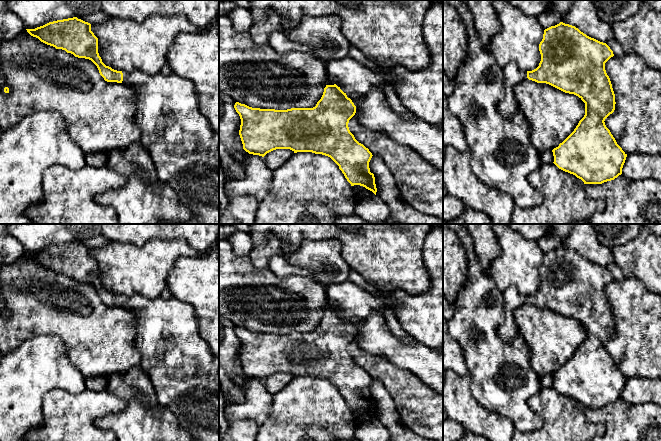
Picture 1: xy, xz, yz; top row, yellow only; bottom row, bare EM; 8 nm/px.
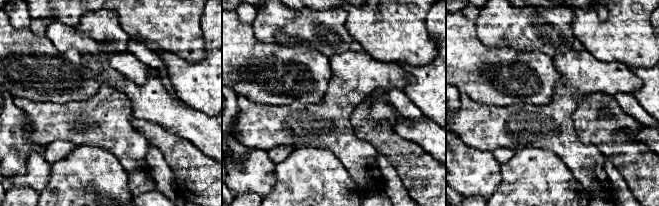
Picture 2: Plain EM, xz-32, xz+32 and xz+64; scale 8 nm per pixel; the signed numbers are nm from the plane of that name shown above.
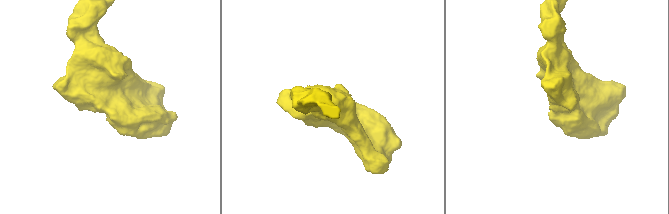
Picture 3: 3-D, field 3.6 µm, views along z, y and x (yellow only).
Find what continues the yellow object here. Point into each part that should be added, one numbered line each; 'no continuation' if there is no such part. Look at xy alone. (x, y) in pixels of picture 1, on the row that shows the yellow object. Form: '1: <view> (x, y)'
1: xy (184, 148)

